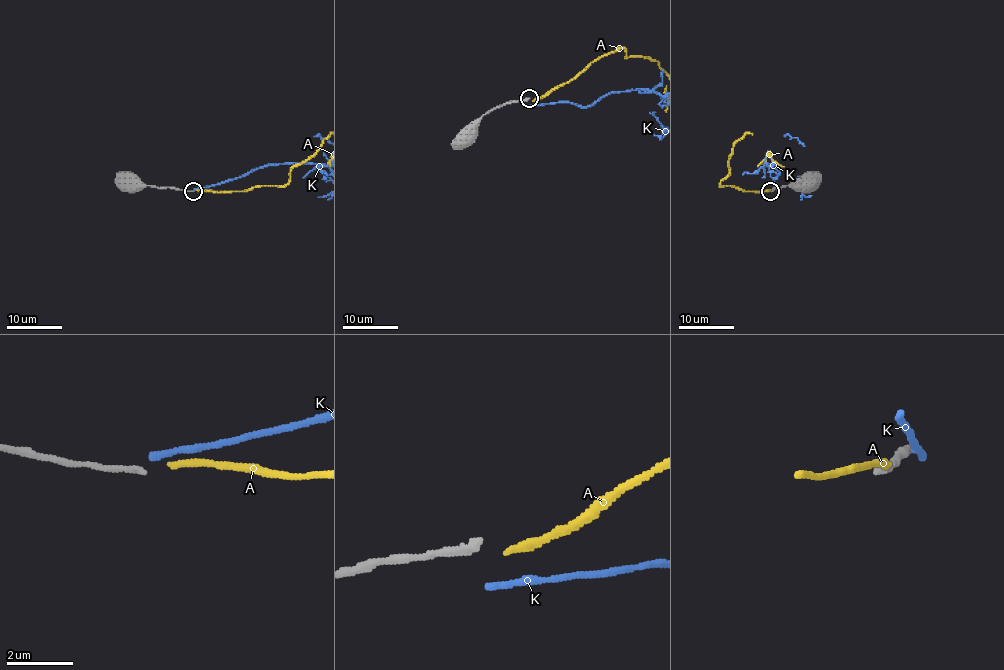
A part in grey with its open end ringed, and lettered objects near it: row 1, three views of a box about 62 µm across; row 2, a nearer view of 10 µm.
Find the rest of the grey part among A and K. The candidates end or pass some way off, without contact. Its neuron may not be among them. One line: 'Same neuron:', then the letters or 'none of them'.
Same neuron: A

